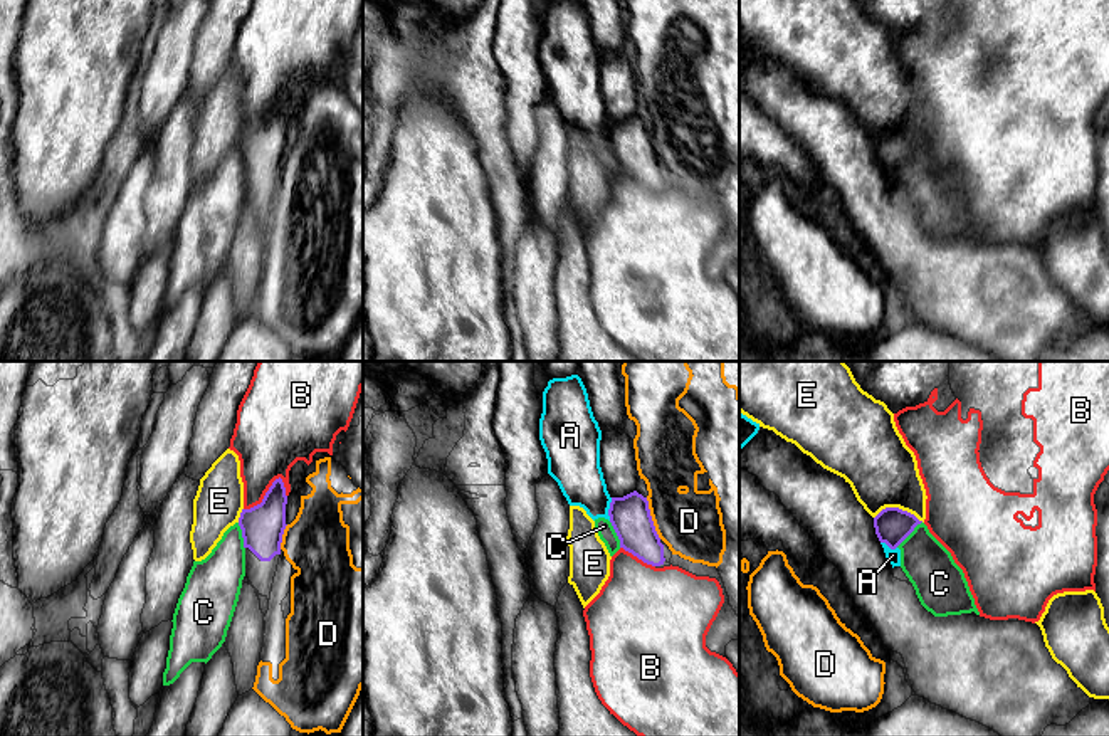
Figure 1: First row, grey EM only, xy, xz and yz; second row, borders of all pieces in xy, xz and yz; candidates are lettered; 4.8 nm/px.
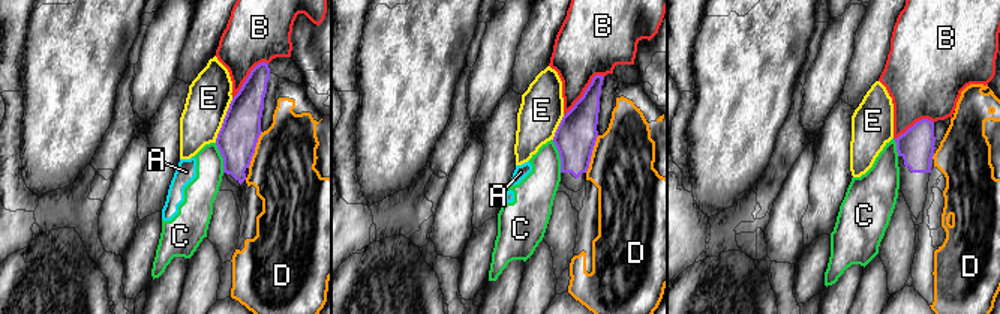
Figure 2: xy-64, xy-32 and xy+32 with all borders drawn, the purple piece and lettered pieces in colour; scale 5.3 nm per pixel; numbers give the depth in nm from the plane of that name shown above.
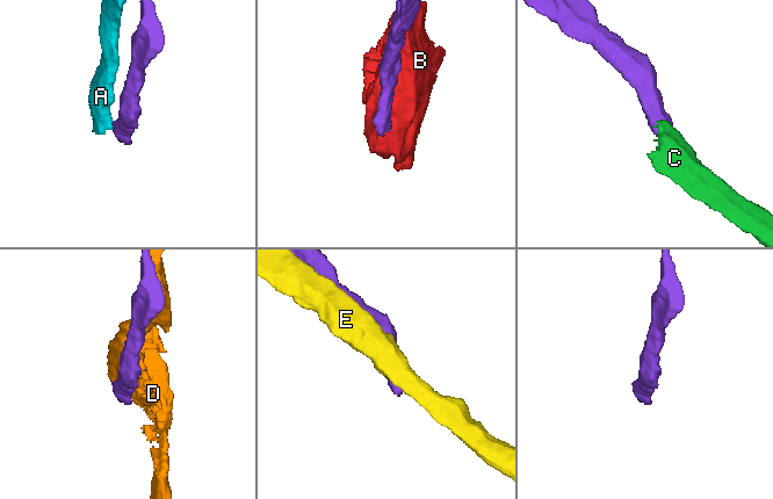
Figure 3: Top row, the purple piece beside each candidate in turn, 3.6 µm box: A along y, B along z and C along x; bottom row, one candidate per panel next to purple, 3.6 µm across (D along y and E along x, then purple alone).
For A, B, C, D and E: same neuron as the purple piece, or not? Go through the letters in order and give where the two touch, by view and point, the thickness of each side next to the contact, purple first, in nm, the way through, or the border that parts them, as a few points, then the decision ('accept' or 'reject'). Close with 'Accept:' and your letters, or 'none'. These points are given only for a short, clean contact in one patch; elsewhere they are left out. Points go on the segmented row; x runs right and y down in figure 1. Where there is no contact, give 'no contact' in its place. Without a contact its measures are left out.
A: contact xz (609, 509); calibres 190 and 220 nm; border xz (612, 498), (609, 520); reject
B: contact xy (264, 496); calibres 200 and 300 nm; reject
C: contact yz (908, 535); calibres 170 and 240 nm; border yz (921, 521), (896, 546); reject
D: contact xz (651, 518); calibres 190 and 300 nm; reject
E: contact yz (898, 508); calibres 170 and 340 nm; reject
Accept: none

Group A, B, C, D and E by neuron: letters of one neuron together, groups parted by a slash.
A C / B / D / E

